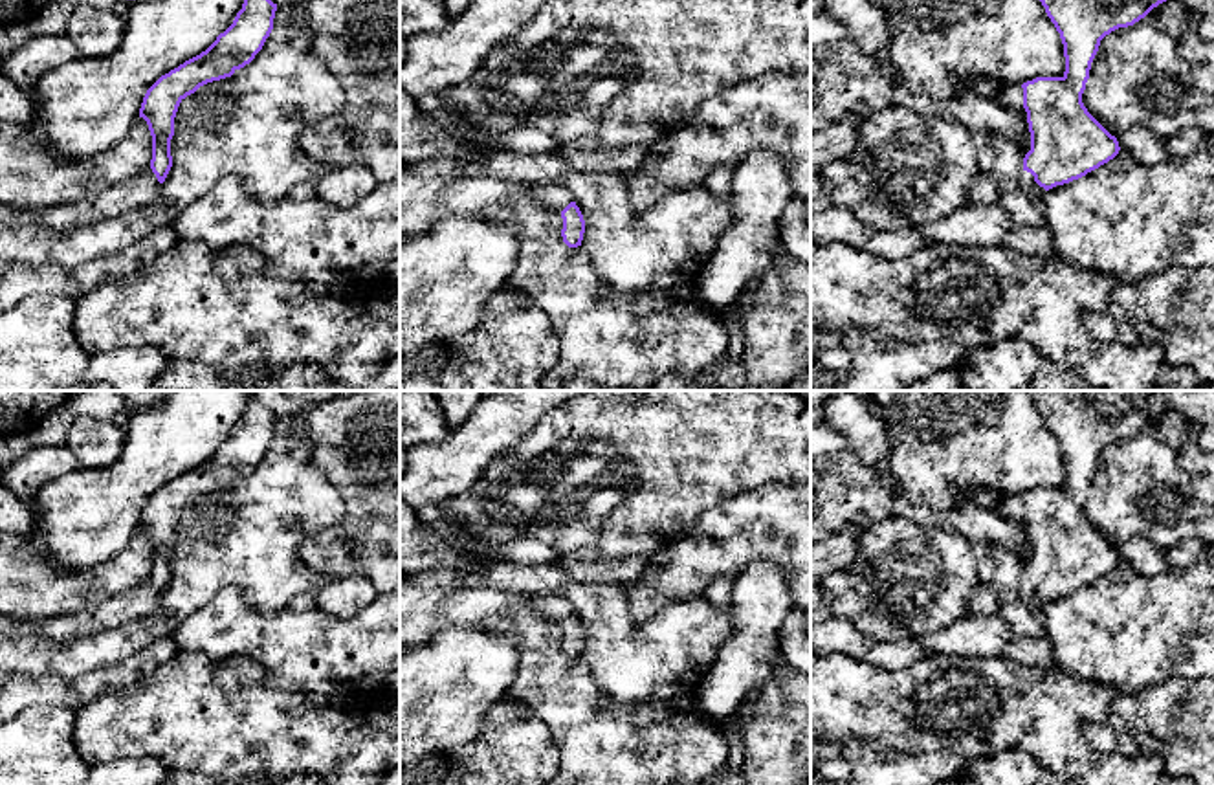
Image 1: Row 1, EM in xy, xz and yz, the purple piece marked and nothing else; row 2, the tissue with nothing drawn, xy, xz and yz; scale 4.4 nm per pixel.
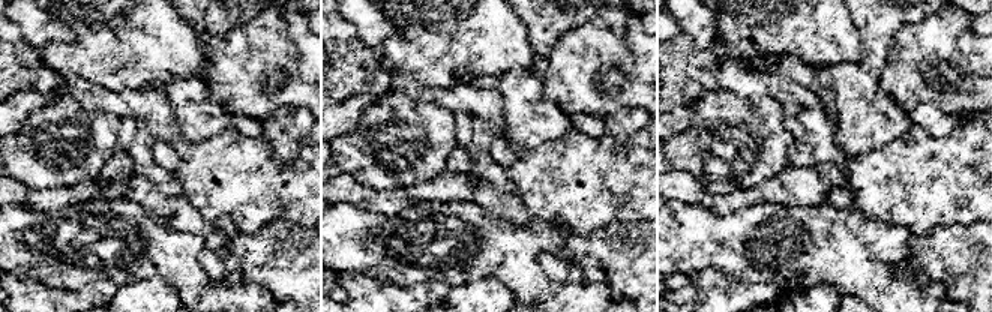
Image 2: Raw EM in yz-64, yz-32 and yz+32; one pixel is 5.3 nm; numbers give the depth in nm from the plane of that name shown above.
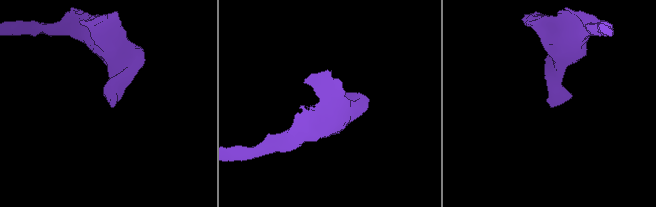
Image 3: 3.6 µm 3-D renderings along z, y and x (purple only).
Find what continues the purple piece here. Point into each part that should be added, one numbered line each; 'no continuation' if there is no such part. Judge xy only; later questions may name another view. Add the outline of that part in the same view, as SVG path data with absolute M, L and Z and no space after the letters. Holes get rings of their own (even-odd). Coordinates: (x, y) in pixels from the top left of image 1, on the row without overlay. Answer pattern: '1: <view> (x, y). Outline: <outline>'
1: xy (142, 600). Outline: M147 580L117 596L112 596L90 611L53 616L42 622L13 620L0 614L0 642L37 635L59 644L73 642L105 629L117 629L127 622L145 618L161 609L161 594L152 580Z

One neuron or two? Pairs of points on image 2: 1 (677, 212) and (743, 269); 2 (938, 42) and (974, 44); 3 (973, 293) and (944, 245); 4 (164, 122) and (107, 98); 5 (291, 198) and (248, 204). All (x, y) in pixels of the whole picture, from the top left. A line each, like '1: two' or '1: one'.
1: one
2: two
3: one
4: one
5: one

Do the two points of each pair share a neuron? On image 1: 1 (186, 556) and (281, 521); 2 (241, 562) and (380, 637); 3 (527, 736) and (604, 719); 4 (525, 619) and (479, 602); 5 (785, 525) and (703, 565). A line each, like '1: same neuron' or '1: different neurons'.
1: same neuron
2: different neurons
3: different neurons
4: same neuron
5: same neuron

